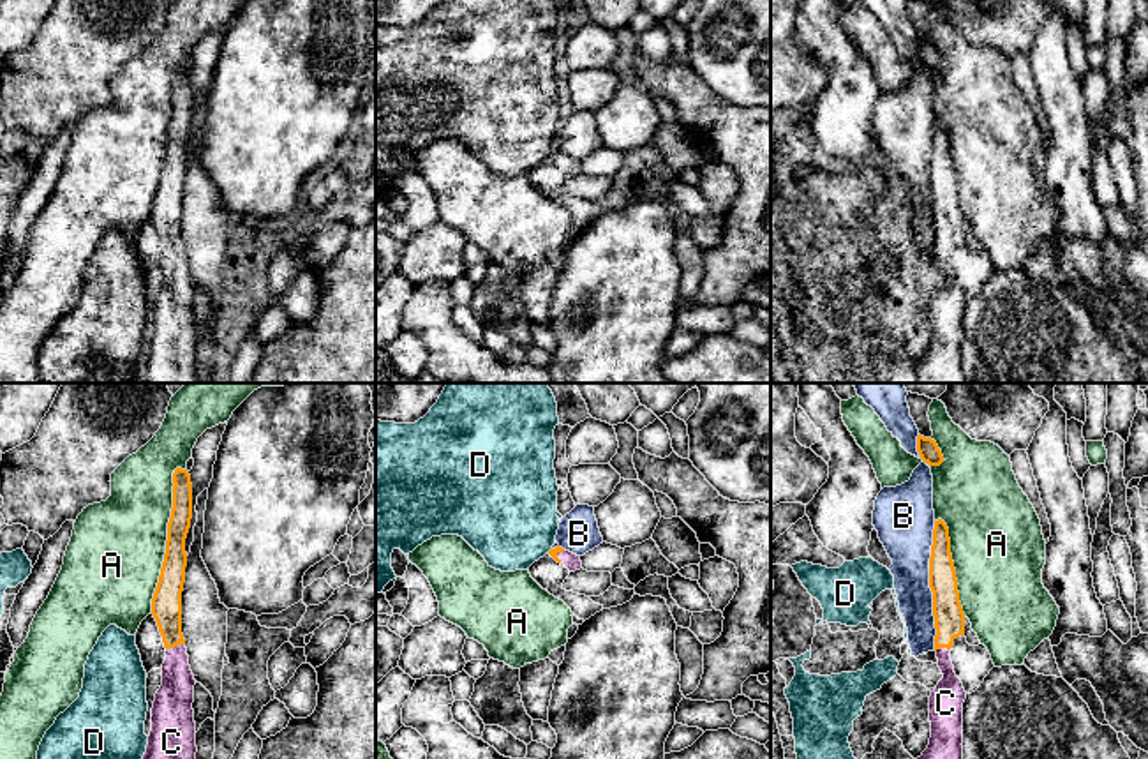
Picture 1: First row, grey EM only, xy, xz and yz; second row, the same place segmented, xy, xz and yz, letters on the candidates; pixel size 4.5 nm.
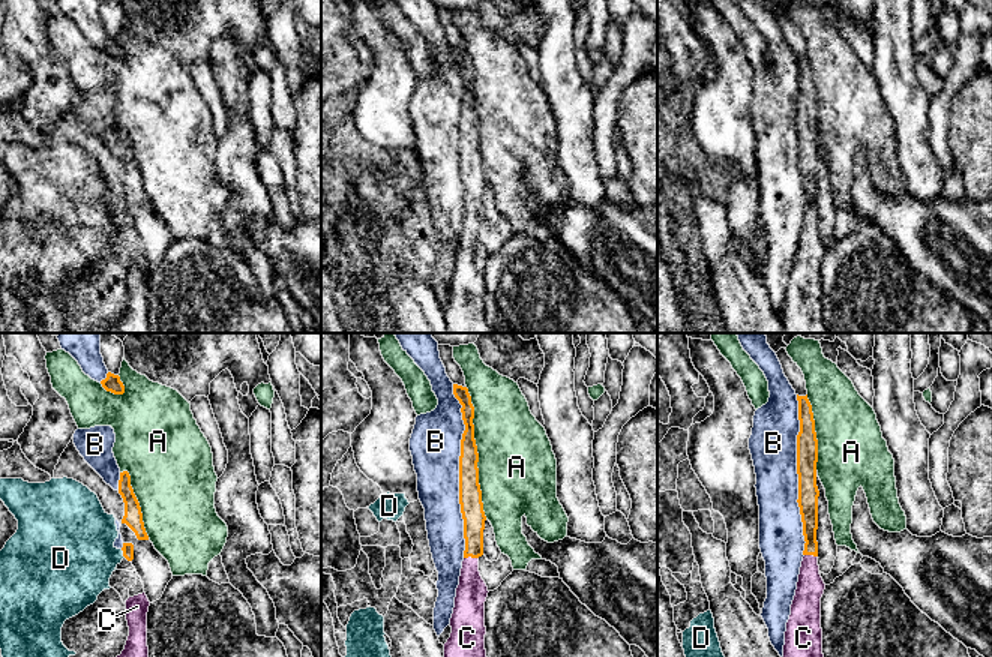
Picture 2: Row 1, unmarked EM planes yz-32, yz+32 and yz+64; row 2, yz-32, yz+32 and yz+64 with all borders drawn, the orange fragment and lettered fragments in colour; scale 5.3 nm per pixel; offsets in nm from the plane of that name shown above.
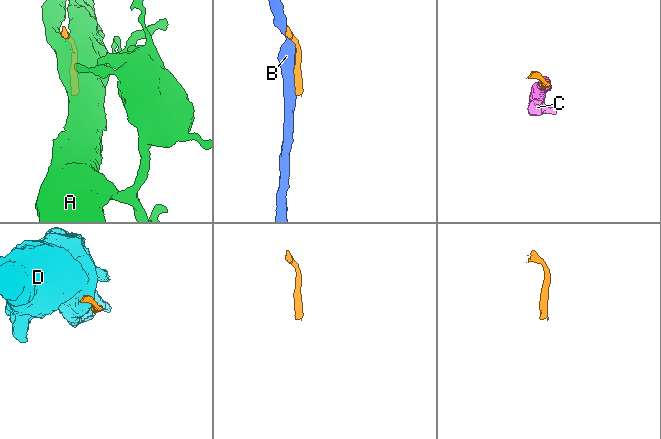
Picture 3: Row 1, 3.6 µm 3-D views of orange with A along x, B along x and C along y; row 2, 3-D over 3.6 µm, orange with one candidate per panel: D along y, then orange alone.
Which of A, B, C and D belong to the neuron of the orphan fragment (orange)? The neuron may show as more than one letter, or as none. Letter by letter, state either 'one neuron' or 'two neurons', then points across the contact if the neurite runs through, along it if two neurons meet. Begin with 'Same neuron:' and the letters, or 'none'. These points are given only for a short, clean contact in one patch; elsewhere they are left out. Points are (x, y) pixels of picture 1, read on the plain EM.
Same neuron: C
A: two neurons
B: two neurons
C: one neuron; way xy (166, 210), (175, 249), (173, 304)
D: two neurons; border xz (551, 152), (547, 157)

